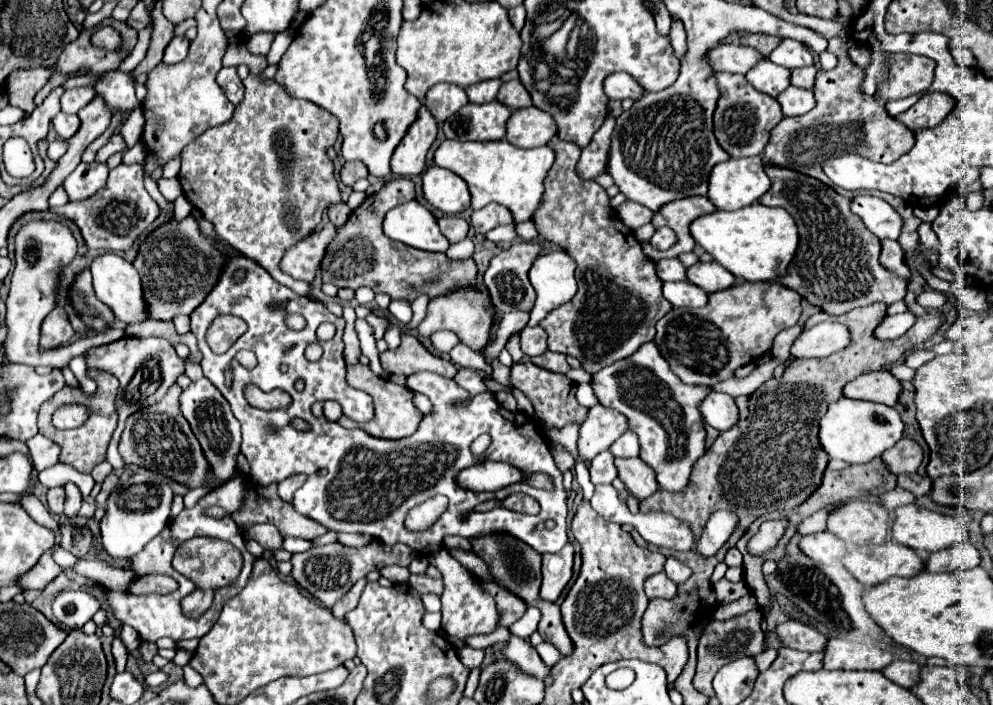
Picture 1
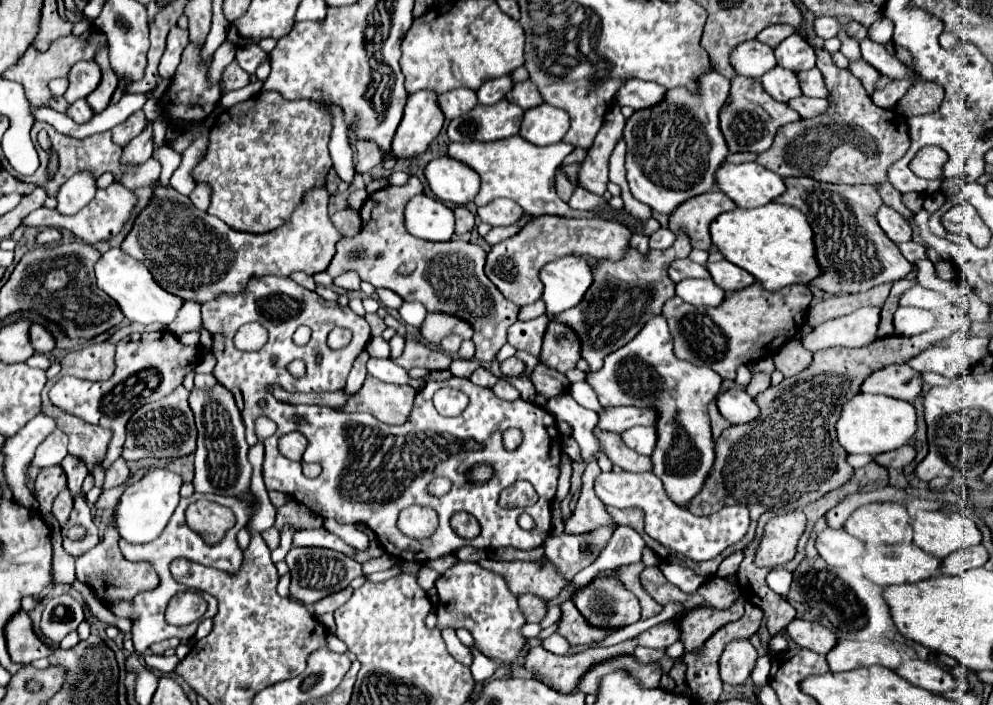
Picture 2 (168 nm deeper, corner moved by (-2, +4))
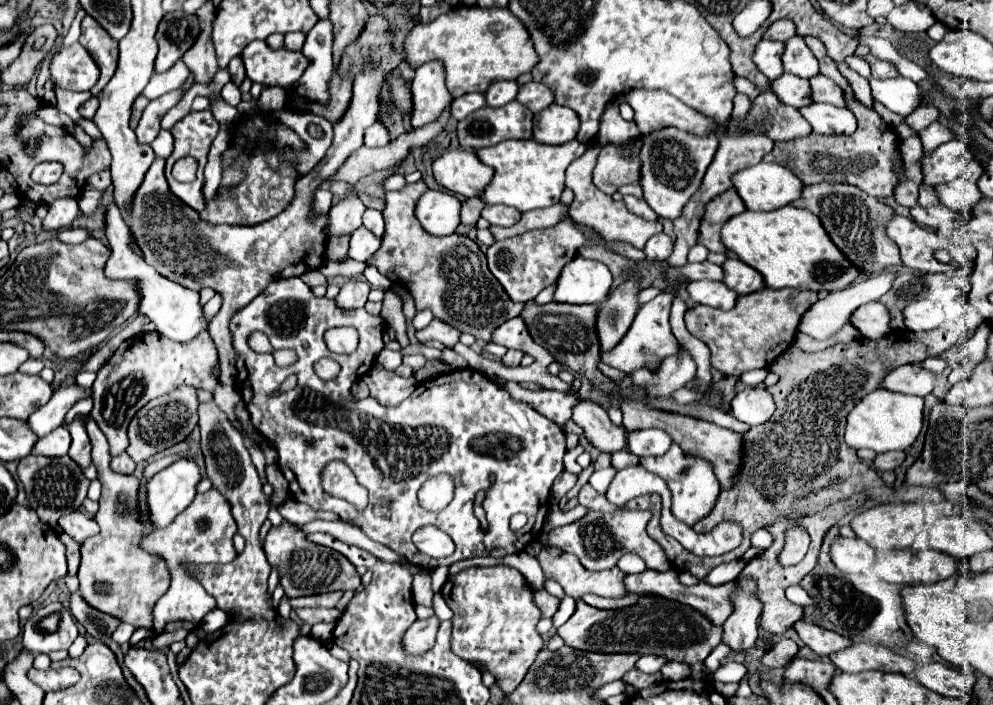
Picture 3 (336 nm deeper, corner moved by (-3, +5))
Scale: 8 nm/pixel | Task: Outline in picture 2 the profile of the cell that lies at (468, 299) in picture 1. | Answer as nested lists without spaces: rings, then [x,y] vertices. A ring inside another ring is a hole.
[[[428,313],[424,325],[420,327],[420,333],[434,345],[438,345],[448,335],[460,335],[462,339],[472,337],[470,325],[466,325],[466,321],[458,321],[458,317],[450,317],[446,313]]]

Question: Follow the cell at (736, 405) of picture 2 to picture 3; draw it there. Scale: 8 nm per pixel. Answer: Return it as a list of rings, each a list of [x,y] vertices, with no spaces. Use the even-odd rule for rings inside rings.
[[[763,386],[745,388],[737,392],[735,398],[731,400],[731,414],[749,426],[767,422],[773,412],[775,412],[773,398]]]

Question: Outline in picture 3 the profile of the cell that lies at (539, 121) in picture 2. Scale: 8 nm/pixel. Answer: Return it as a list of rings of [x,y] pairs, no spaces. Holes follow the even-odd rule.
[[[551,104],[535,114],[533,140],[541,144],[565,144],[577,136],[579,118],[571,108]]]

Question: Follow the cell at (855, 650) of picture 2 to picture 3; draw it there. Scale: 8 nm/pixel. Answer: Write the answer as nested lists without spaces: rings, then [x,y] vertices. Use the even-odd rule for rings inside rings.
[[[851,644],[829,656],[831,662],[841,672],[863,672],[863,670],[881,670],[881,672],[901,672],[913,674],[917,664],[911,658],[895,654],[885,646],[873,644]]]

